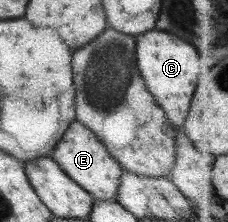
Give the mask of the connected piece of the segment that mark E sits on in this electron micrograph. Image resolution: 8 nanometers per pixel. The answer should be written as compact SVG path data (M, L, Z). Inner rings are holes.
M73 120L60 140L54 146L50 158L73 181L92 198L113 202L123 171L120 165L107 153L101 142L86 127Z

